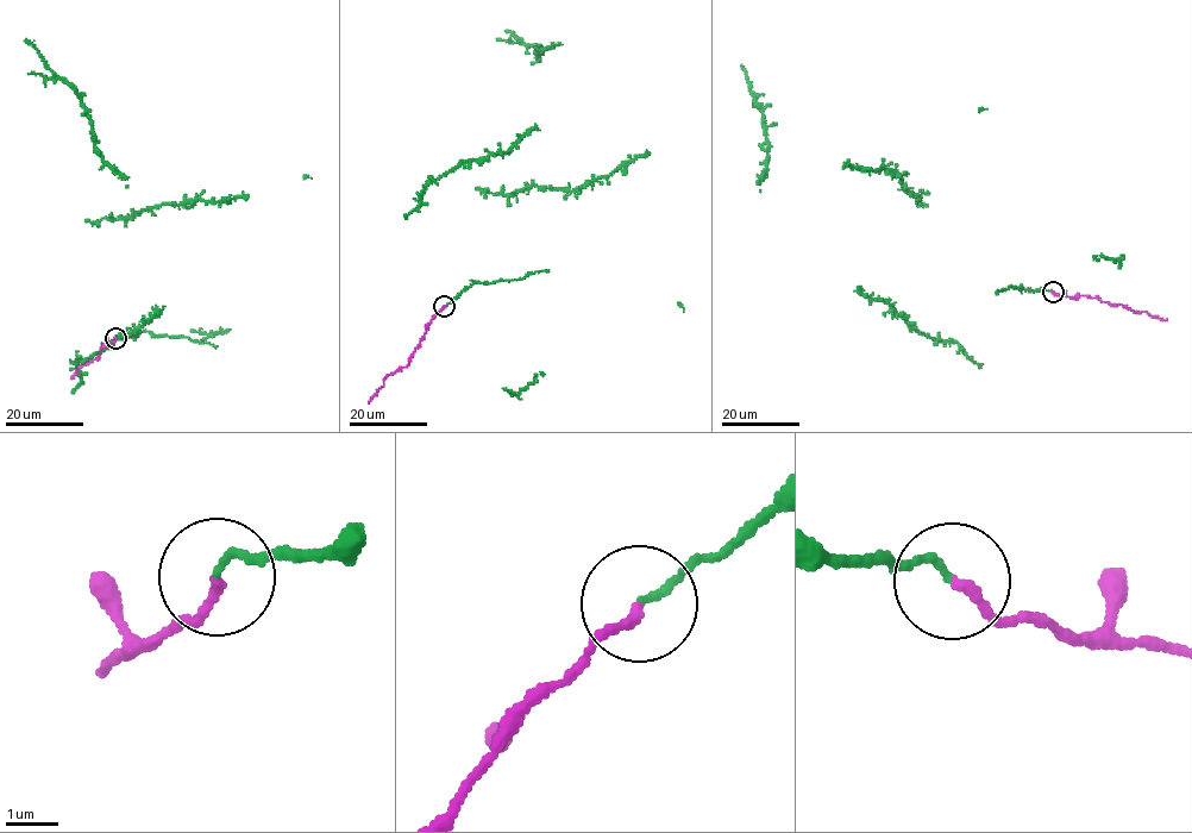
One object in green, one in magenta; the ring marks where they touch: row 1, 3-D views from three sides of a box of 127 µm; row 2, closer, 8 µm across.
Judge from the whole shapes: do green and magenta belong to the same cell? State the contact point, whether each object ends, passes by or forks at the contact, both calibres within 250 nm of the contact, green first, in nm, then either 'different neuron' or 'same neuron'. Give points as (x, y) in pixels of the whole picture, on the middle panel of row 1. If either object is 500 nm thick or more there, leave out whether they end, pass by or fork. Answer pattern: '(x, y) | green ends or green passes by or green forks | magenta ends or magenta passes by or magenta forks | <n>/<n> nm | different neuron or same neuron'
(444, 306) | green ends | magenta ends | 130/180 nm | same neuron

